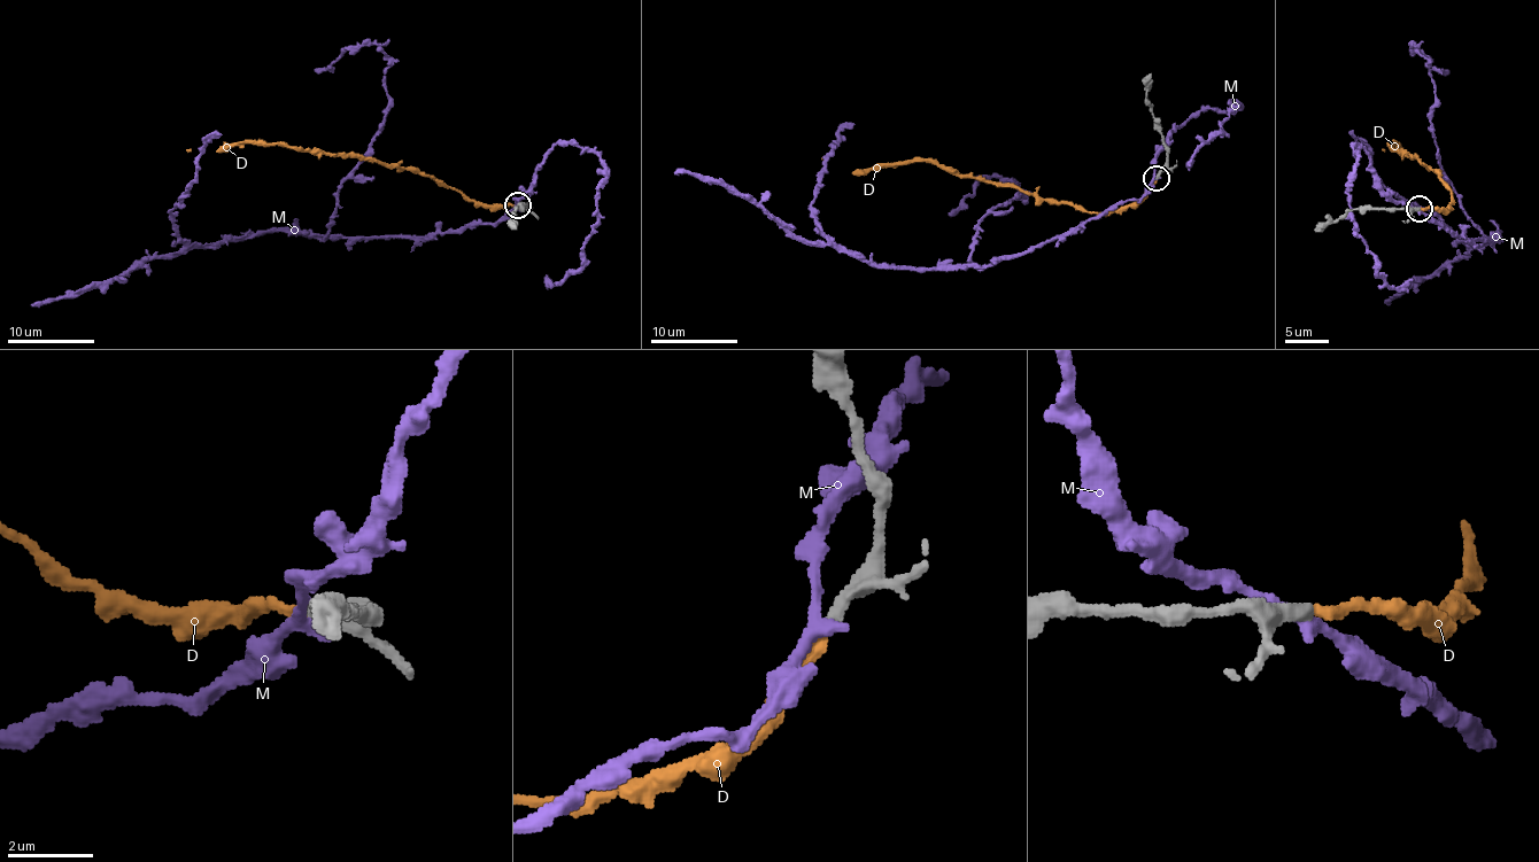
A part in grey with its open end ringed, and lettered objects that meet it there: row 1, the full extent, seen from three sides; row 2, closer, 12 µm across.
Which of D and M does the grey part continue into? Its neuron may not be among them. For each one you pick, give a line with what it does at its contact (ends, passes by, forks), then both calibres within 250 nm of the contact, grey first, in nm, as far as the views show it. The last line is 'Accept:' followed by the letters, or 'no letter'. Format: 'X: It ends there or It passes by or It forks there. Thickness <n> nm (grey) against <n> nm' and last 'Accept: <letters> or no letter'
D: It ends there. Thickness 360 nm (grey) against 280 nm
Accept: D

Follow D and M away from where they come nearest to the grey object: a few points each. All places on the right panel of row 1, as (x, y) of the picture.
D: (1421, 209), (1444, 209), (1452, 200), (1451, 191), (1433, 170), (1392, 147), (1392, 142), (1399, 152), (1383, 148)
M: (1418, 211), (1463, 237), (1498, 238), (1495, 232), (1390, 302)

